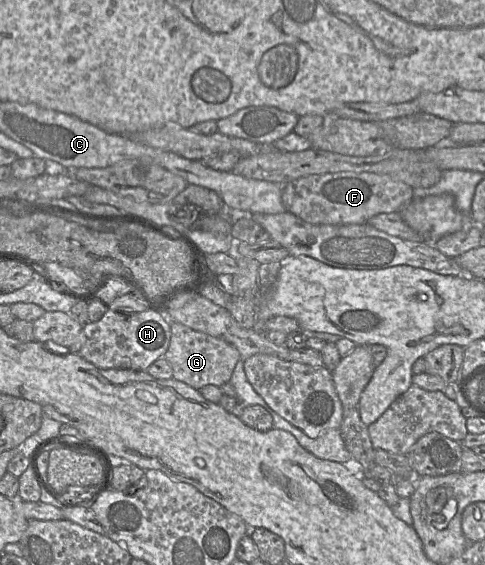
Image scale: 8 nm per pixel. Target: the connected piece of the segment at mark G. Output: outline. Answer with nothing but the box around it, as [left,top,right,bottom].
[163,322,240,390]

